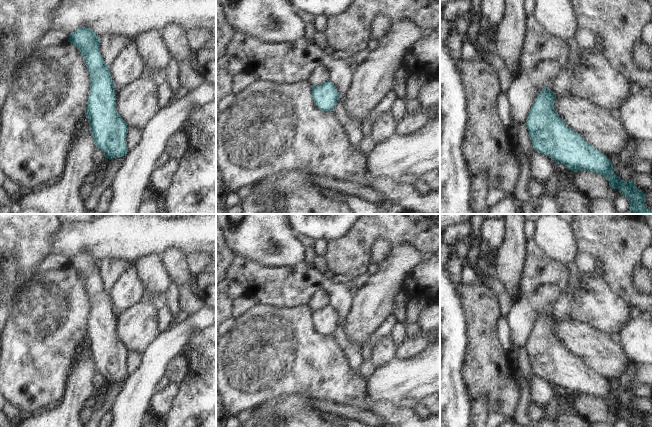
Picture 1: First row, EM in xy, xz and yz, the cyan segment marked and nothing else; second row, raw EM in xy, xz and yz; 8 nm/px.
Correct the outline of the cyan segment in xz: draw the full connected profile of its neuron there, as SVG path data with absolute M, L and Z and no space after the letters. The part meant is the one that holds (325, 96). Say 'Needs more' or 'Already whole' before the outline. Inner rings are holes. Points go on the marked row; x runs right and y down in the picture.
Already whole. M330 80L321 85L312 86L314 103L323 112L332 111L339 97L335 85Z

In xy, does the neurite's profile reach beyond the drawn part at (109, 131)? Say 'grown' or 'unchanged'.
unchanged

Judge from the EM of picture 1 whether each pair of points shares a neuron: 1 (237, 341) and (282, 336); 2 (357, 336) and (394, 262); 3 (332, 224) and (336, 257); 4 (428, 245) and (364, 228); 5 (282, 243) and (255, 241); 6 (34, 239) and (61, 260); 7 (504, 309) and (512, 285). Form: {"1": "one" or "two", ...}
{"1": "one", "2": "one", "3": "two", "4": "one", "5": "one", "6": "two", "7": "two"}

